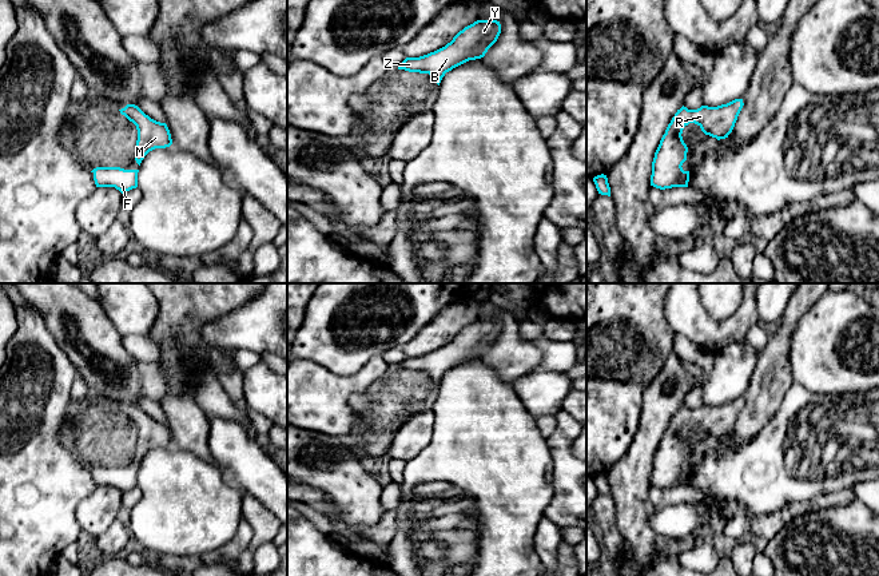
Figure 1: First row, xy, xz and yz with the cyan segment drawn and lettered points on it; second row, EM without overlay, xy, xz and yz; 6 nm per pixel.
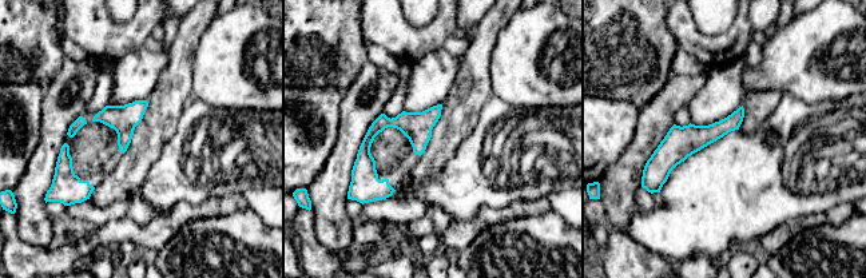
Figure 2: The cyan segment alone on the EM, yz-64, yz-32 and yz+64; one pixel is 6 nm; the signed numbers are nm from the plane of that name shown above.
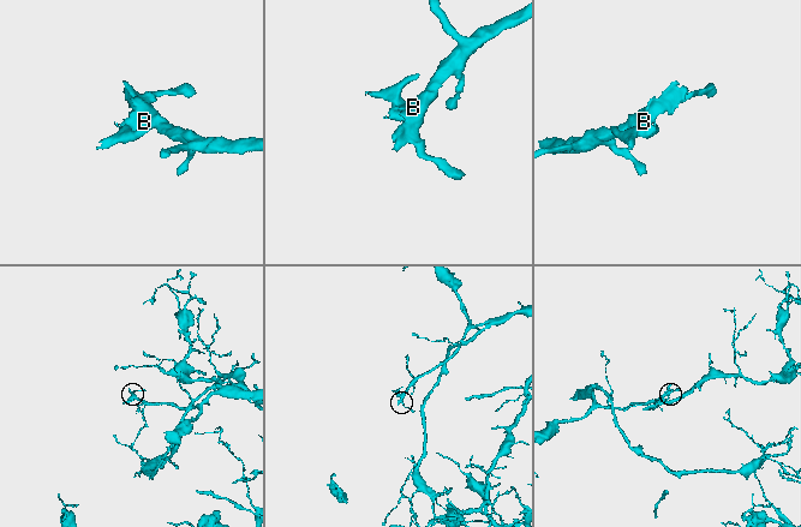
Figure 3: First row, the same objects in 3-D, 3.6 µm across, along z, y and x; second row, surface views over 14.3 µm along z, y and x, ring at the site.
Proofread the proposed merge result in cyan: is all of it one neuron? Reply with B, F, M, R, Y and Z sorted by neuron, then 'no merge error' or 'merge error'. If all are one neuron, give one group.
B F M R Y Z | no merge error

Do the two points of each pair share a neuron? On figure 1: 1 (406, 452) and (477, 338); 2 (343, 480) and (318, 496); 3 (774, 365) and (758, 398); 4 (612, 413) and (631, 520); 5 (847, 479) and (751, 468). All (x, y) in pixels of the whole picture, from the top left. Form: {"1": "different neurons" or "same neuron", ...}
{"1": "different neurons", "2": "different neurons", "3": "same neuron", "4": "different neurons", "5": "same neuron"}

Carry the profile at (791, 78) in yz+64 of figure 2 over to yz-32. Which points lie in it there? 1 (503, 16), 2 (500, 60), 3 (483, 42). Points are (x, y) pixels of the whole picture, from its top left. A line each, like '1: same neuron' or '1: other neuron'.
1: other neuron
2: same neuron
3: other neuron

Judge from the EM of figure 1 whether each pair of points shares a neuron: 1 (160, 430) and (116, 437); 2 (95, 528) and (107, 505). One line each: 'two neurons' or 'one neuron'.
1: one neuron
2: one neuron

